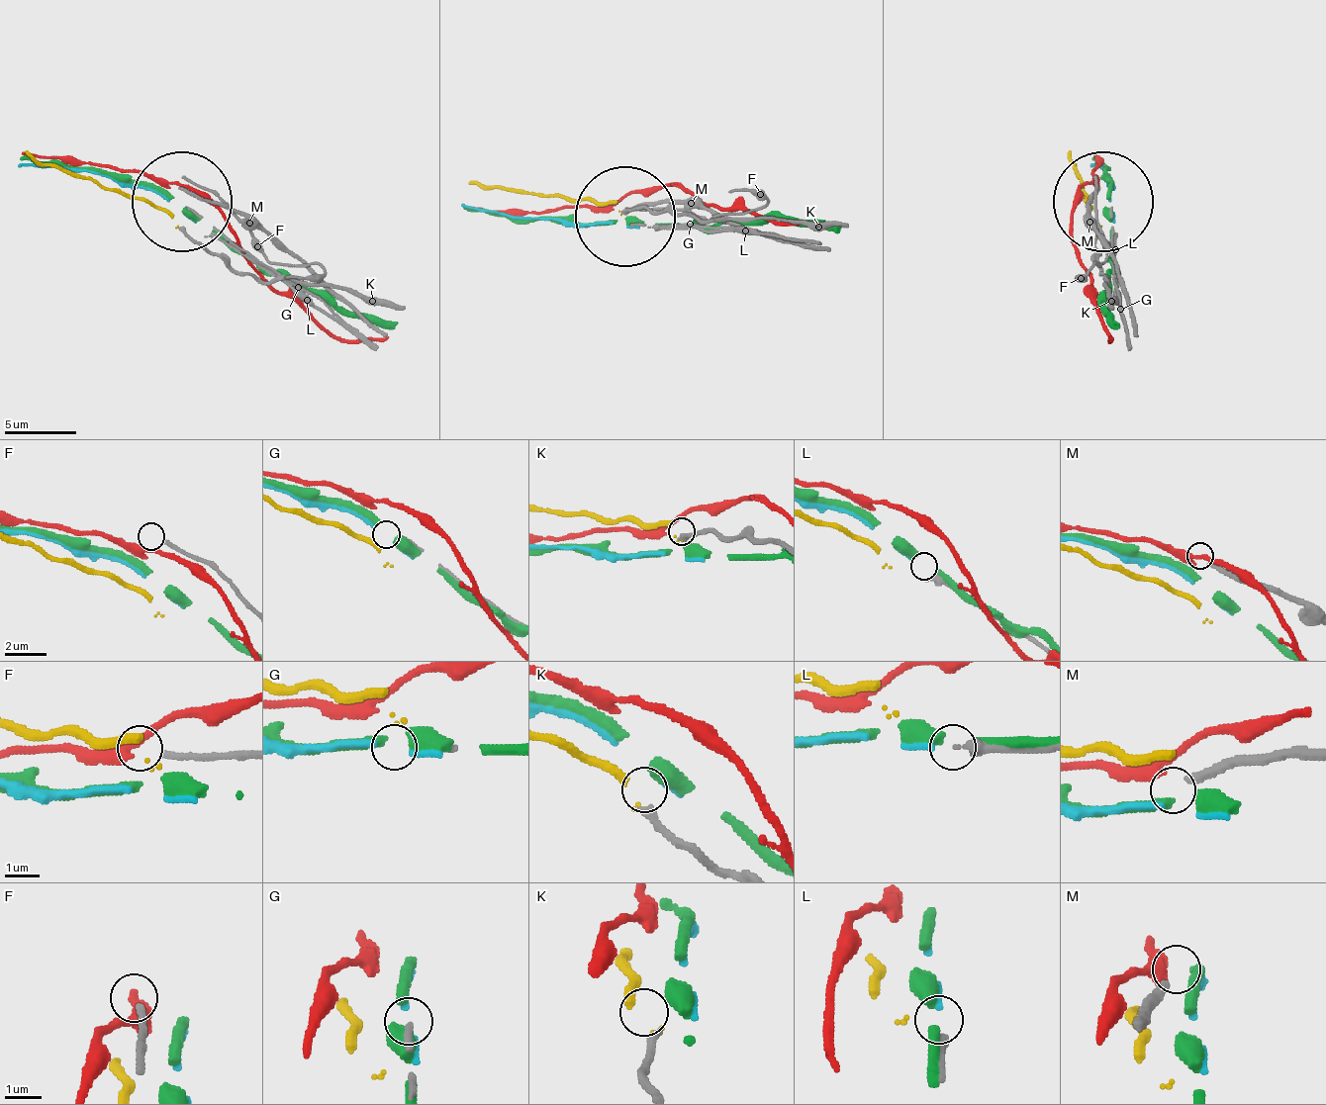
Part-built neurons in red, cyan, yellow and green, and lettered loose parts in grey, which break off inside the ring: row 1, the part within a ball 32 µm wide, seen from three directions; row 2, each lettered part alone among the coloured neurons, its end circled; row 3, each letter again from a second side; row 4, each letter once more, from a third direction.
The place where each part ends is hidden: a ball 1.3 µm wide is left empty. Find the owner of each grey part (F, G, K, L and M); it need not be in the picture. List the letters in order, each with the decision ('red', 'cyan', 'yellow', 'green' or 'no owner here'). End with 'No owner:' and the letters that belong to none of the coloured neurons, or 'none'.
F: no owner here
G: no owner here
K: yellow
L: cyan
M: no owner here
No owner: F, G, M

